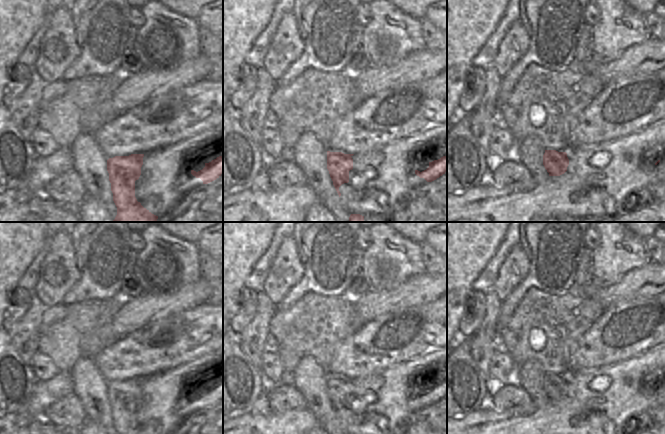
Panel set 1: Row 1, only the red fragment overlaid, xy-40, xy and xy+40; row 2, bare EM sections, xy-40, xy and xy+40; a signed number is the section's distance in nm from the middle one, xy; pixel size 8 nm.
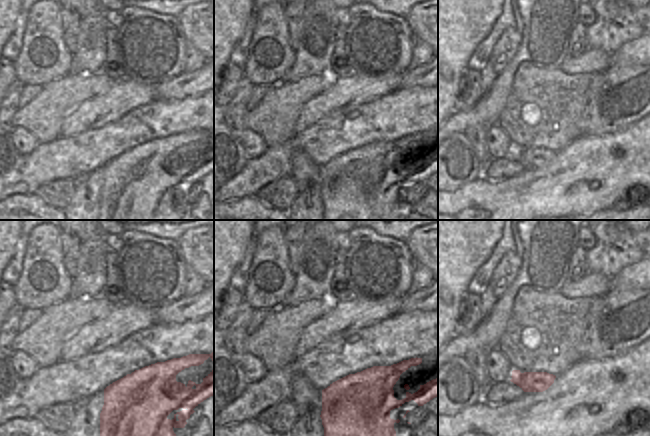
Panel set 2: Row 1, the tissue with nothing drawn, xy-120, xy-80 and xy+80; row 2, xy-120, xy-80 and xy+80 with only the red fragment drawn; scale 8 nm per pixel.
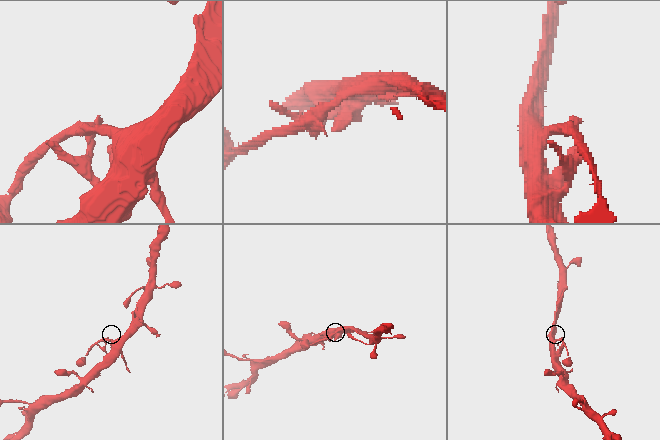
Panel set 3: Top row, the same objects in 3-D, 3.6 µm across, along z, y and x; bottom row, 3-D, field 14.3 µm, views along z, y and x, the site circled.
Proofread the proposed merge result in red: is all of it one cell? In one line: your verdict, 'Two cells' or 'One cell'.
Two cells.

